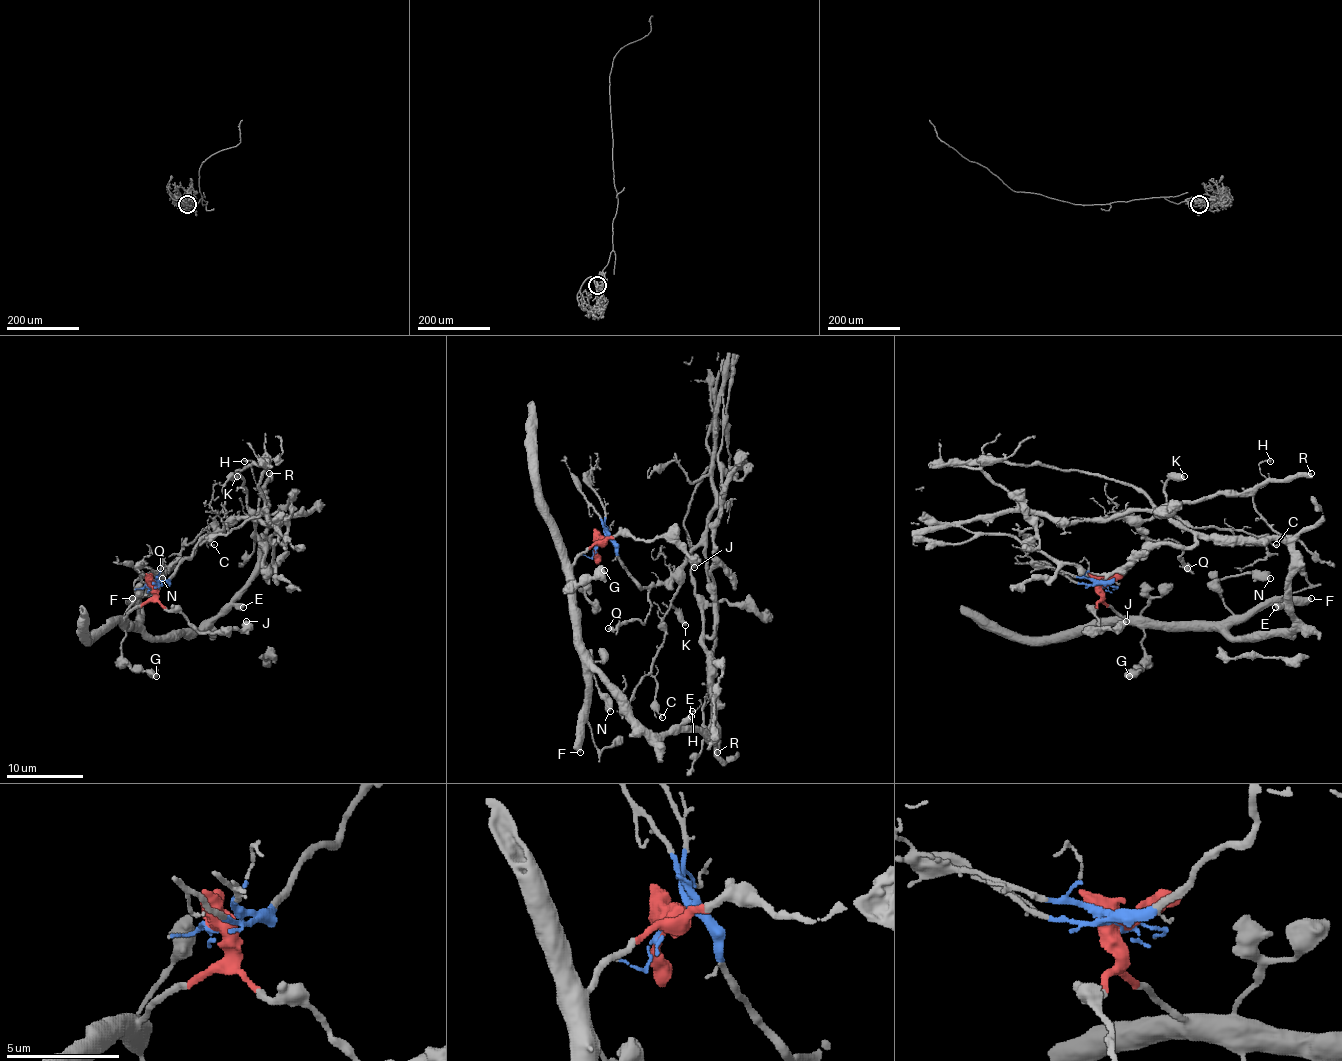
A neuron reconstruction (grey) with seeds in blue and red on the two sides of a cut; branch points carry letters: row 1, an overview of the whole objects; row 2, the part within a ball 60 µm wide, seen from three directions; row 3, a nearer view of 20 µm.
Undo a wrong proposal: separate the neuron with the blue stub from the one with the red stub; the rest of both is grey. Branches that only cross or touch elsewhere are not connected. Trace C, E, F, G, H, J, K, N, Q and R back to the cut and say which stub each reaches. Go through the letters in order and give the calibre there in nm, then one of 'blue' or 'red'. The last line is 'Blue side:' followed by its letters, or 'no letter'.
C: 130 nm thick; blue
E: 600 nm thick; red
F: 500 nm thick; red
G: 750 nm thick; red
H: 130 nm thick; blue
J: 550 nm thick; red
K: 550 nm thick; blue
N: 650 nm thick; red
Q: 400 nm thick; blue
R: 460 nm thick; blue
Blue side: C, H, K, Q, R

